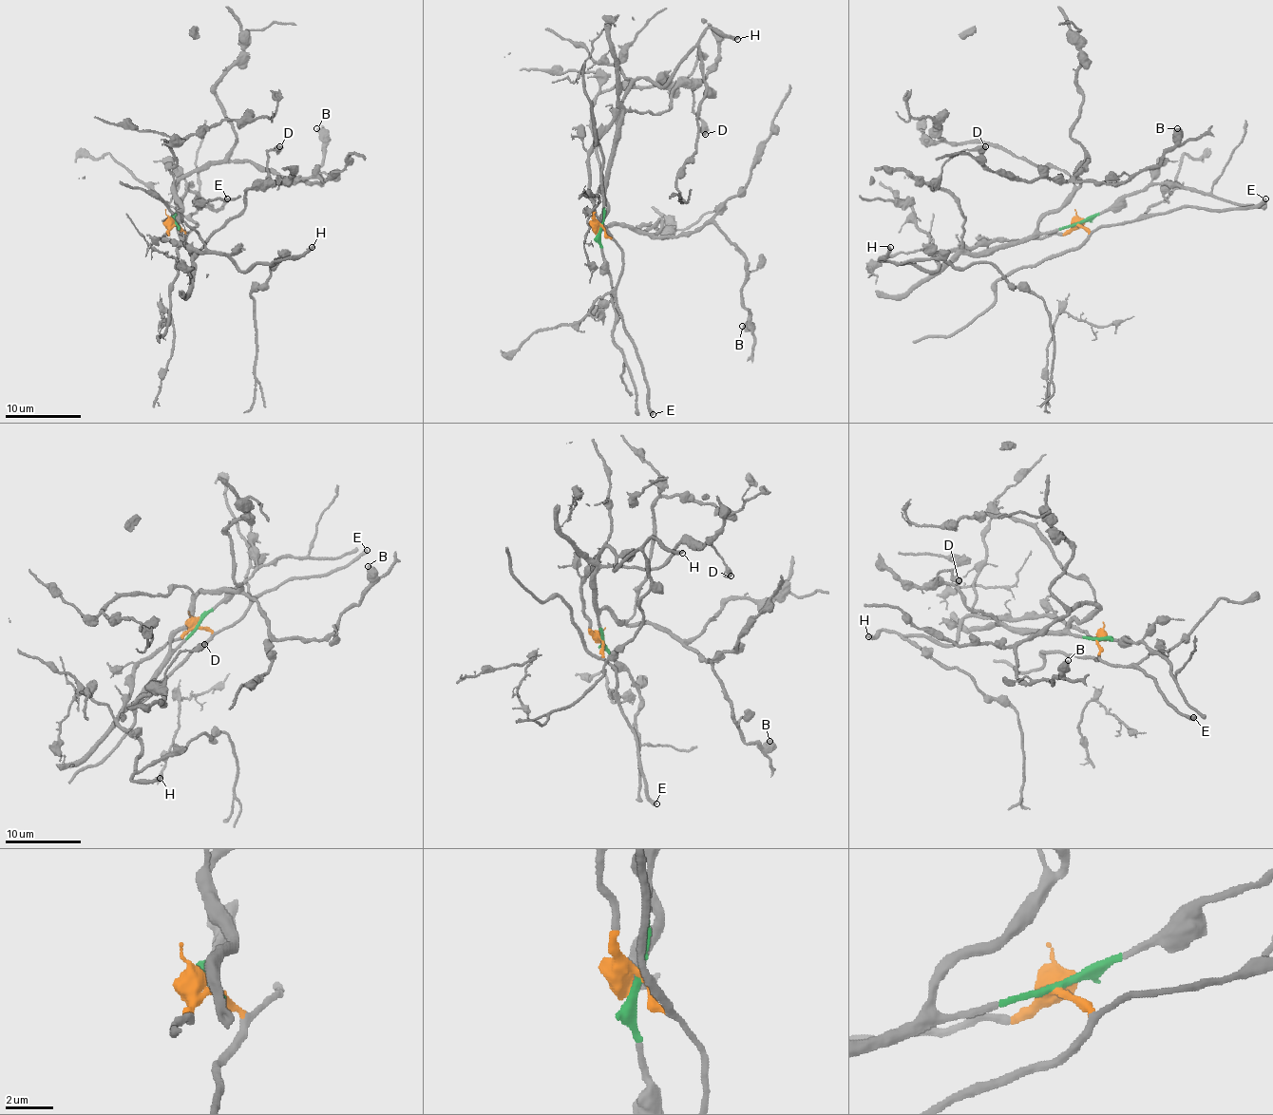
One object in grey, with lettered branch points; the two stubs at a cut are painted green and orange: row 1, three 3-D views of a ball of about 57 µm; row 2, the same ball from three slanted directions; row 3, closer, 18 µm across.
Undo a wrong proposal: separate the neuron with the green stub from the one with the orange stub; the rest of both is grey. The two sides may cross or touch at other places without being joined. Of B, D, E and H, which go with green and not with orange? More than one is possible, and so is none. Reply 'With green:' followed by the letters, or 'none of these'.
With green: B, D

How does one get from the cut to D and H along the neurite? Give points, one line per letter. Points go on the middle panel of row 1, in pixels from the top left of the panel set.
D: (601, 228), (605, 181), (626, 111), (662, 113), (670, 107), (672, 92), (677, 86), (689, 86), (706, 134)
H: (599, 228), (590, 195), (590, 147), (624, 92), (641, 79), (666, 83), (706, 29), (738, 39)

